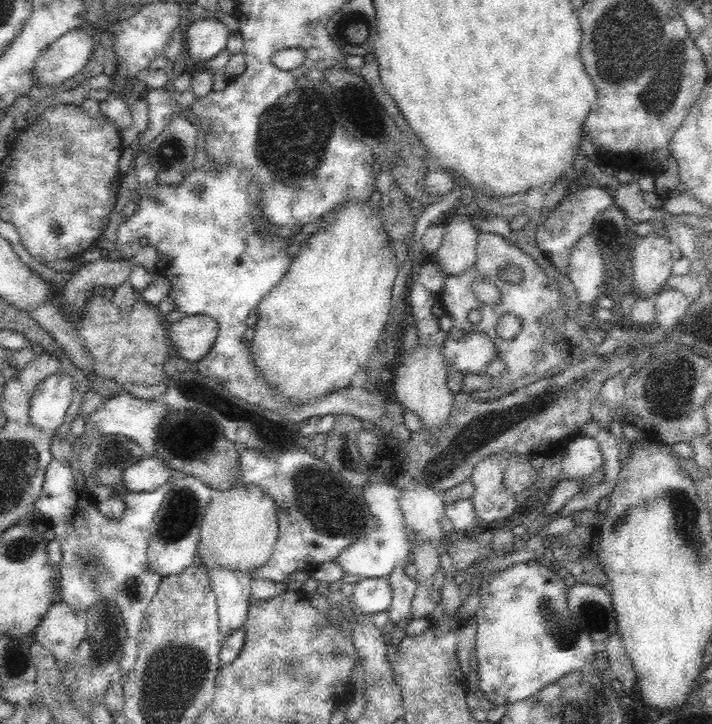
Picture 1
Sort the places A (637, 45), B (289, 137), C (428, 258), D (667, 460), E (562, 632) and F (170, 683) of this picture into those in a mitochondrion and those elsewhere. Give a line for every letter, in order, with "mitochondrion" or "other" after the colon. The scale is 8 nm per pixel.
A: mitochondrion
B: mitochondrion
C: other
D: other
E: mitochondrion
F: mitochondrion

